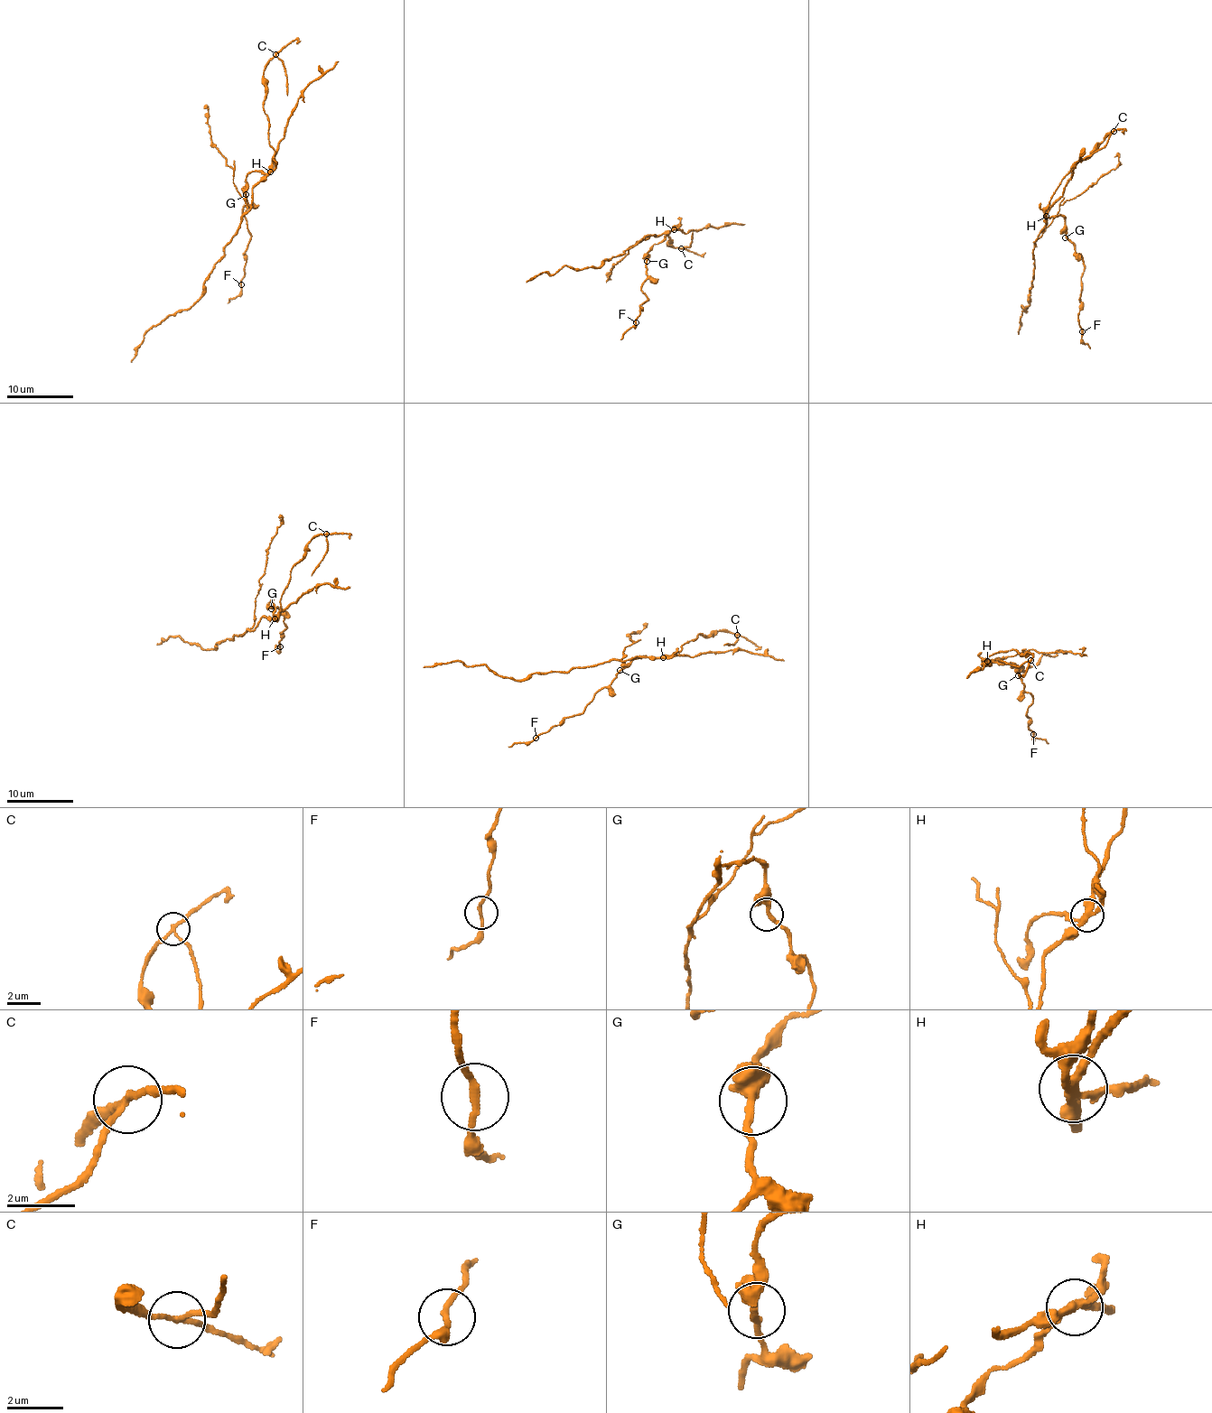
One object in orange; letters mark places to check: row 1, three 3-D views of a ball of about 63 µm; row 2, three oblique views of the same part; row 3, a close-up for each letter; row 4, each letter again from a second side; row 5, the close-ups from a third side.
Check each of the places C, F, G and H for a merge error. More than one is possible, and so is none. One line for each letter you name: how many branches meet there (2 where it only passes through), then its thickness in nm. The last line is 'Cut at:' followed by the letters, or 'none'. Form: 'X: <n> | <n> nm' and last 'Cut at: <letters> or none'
C: 3 | 170 nm
H: 4 | 280 nm
Cut at: C, H

